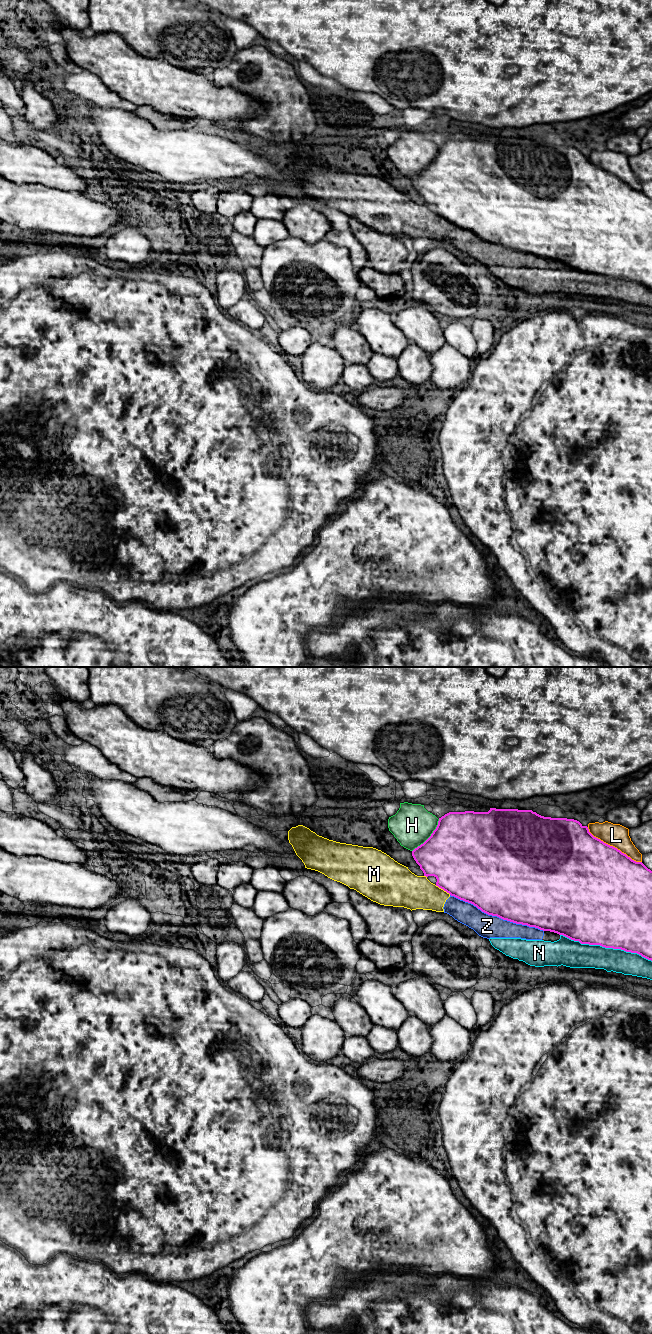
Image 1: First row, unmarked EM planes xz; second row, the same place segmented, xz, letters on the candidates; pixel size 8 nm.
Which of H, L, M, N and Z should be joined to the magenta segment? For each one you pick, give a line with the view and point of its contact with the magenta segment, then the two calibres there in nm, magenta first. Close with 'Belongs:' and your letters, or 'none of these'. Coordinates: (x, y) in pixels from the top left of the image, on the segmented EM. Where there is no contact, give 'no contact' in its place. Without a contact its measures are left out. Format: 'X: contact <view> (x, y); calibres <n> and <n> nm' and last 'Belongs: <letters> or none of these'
Belongs: none of these

